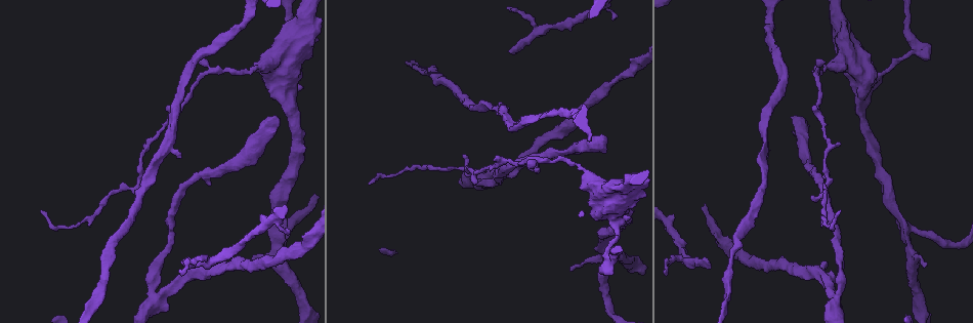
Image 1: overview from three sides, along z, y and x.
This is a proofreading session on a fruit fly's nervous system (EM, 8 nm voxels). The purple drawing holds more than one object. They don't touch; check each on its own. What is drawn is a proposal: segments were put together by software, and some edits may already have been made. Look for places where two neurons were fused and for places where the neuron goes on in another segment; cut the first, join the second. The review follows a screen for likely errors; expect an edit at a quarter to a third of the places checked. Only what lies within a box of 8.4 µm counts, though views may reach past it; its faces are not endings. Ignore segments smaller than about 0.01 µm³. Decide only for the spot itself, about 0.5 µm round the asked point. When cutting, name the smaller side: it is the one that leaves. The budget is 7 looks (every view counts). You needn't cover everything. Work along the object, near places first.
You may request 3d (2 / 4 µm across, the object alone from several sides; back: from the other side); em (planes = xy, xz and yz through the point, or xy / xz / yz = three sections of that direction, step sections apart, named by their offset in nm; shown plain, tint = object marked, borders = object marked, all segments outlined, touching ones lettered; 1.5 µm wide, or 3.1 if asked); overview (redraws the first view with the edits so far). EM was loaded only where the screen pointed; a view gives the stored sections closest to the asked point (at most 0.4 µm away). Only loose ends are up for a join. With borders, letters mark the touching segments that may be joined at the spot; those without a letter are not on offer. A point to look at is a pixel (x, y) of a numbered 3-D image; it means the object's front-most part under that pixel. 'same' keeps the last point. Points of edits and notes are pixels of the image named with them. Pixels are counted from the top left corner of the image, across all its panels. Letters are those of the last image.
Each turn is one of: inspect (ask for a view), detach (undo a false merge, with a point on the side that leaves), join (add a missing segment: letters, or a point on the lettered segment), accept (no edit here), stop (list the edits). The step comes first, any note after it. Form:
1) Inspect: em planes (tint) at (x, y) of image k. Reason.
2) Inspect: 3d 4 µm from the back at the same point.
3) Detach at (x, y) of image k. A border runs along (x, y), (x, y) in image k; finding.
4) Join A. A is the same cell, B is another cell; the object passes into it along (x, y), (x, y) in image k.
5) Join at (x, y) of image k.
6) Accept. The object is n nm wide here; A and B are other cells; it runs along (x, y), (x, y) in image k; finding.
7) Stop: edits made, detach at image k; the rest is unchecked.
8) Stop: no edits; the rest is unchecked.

Inspect: 3d 4 µm at (274, 228) of image 1. Three arms meet.

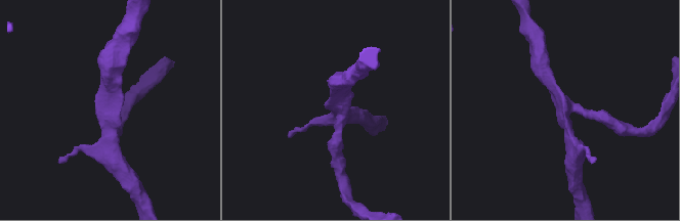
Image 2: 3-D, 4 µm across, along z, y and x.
Inspect: em yz step 4 (tint) at (340, 108) of image 2. 3 arms meet here; the arms are 220, 280, 280 nm wide; need the tissue.

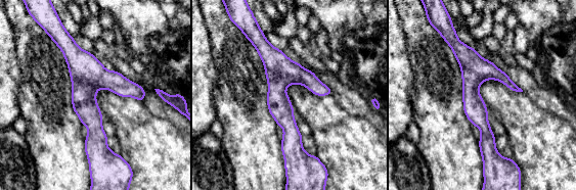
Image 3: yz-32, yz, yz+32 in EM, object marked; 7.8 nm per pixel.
Inspect: em xy step 4 (borders) at the same point. Cut it another way.

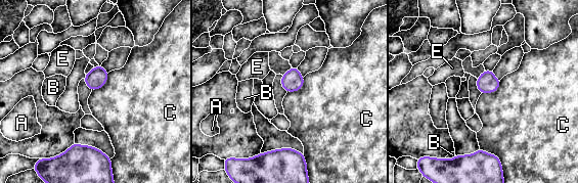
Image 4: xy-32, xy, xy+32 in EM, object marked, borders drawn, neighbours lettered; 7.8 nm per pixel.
Accept. The object is 50 nm wide here; A, B, C and E are other cells; a border runs along (108, 73), (106, 81), (92, 90) in image 4; continuous, no second neuron.

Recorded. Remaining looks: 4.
Inspect: em xy step 4 (tint) at (181, 264) of image 1. An open end.

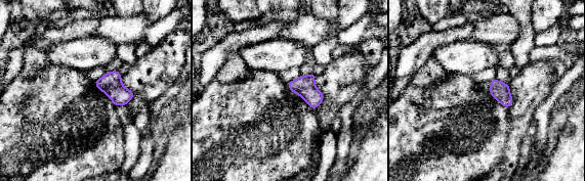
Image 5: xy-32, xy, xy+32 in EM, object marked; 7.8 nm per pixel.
Inspect: em planes (borders) at the same point.

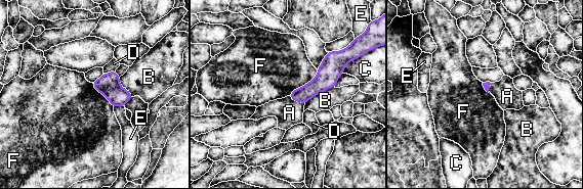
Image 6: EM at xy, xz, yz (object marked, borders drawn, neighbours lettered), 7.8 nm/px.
Join at (289, 112) of image 6. A is the same cell, B, C, D, E and F are other cells; the object passes into it along (322, 82), (296, 100), (289, 112) in image 6; it goes on there.

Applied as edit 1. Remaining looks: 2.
Inspect: 3d 4 µm at (463, 155) of image 1. Tapers out.

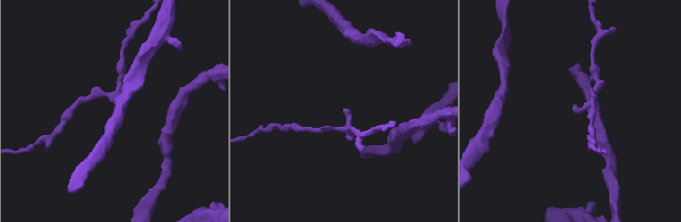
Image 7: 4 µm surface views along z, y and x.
Inspect: em planes (borders) at (345, 110) of image 7.

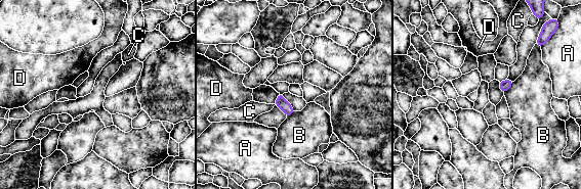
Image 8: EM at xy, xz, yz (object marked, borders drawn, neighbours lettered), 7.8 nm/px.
Accept. A, B, C and D are other cells; a border runs along (506, 79), (499, 82) in image 8; no lettered segment goes on from it.

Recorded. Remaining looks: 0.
Stop: edits made, join at image 6; the rest is unchecked.

